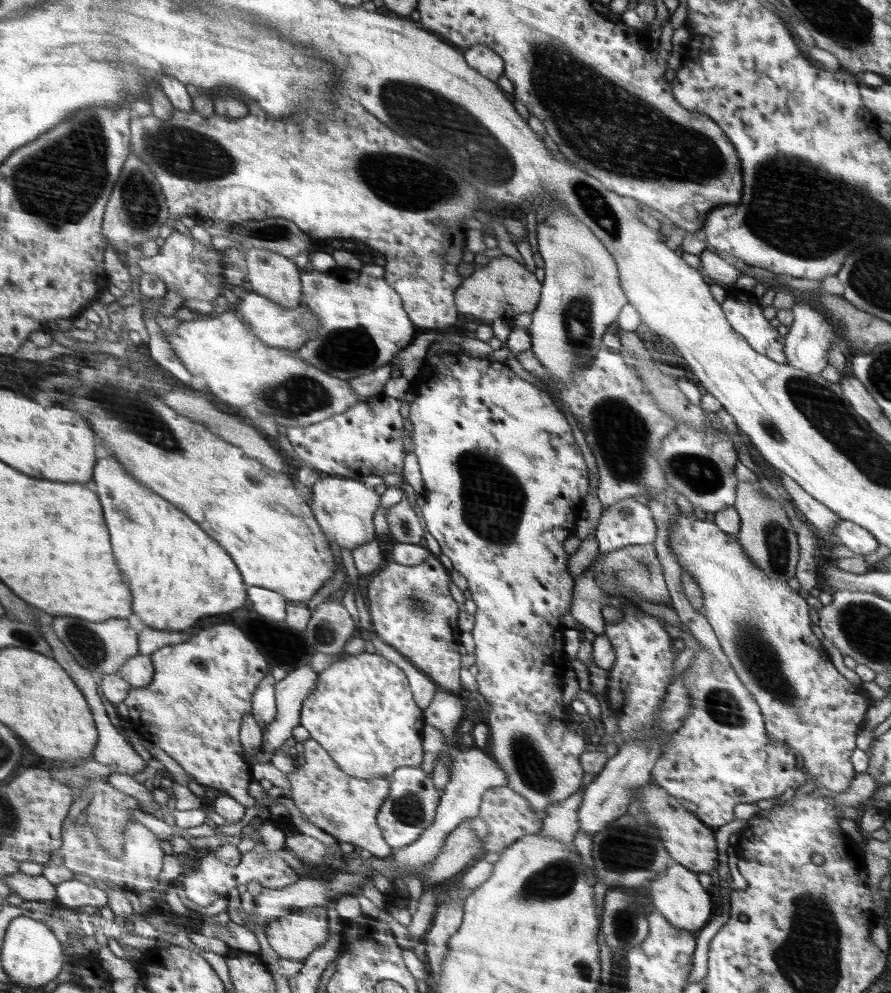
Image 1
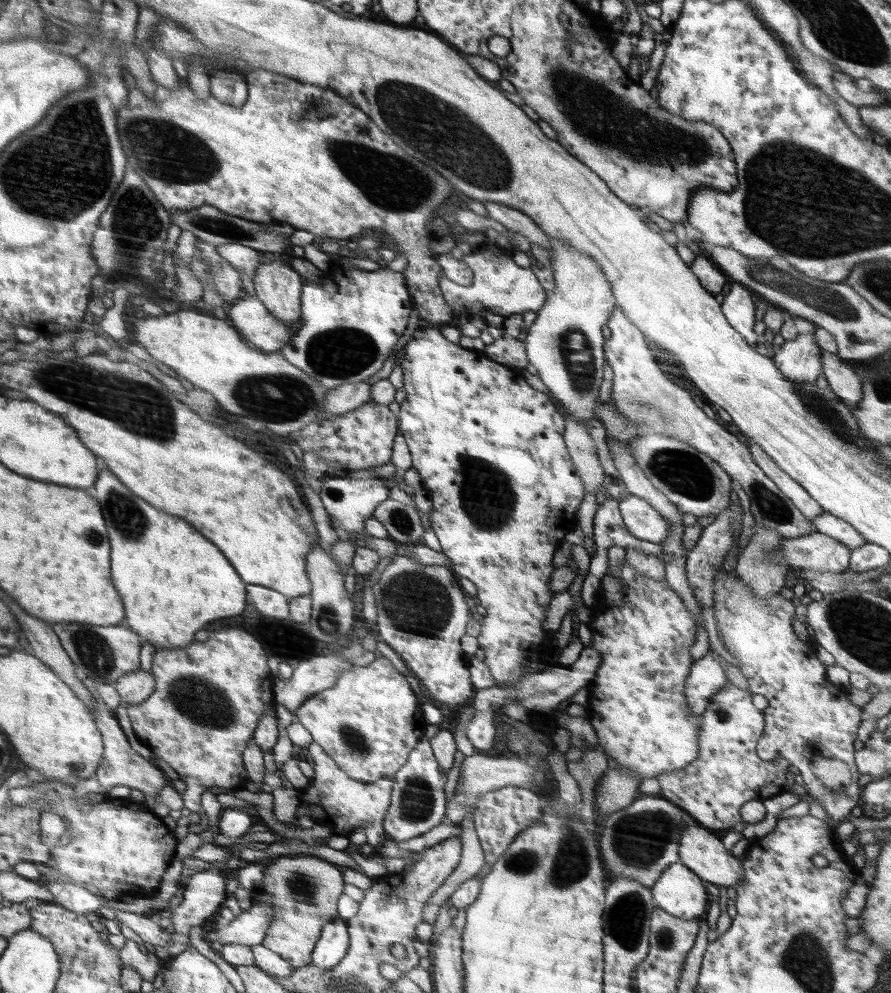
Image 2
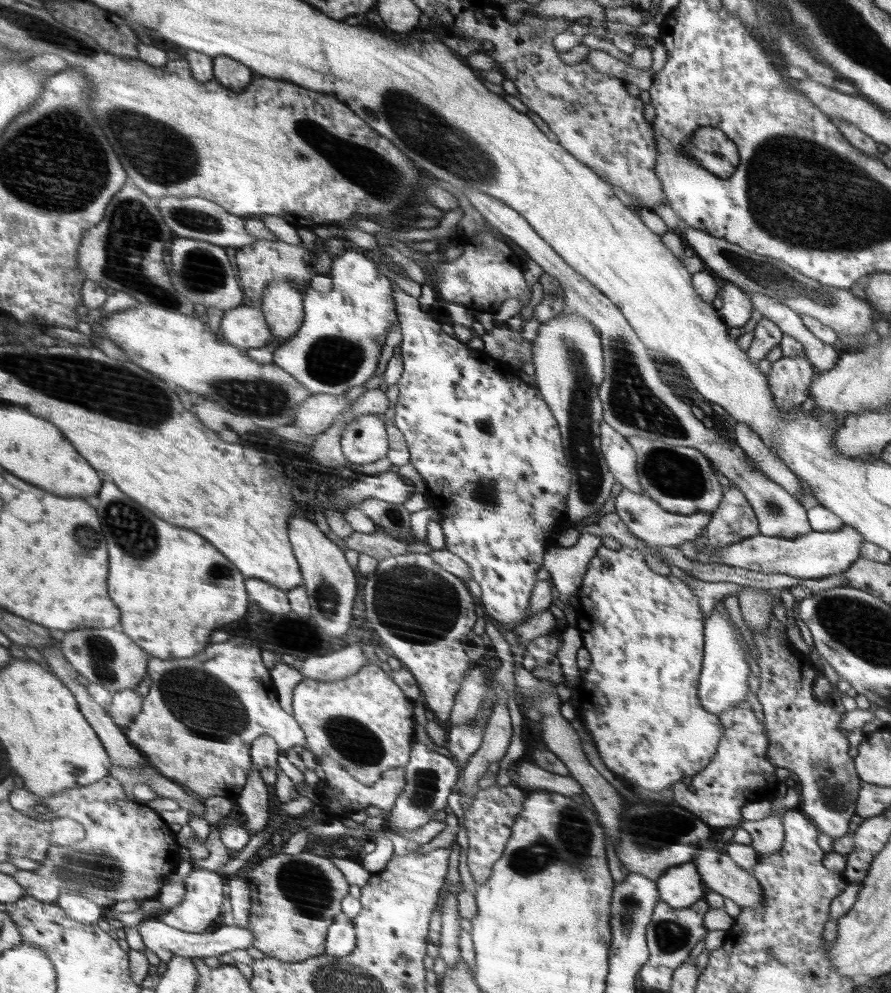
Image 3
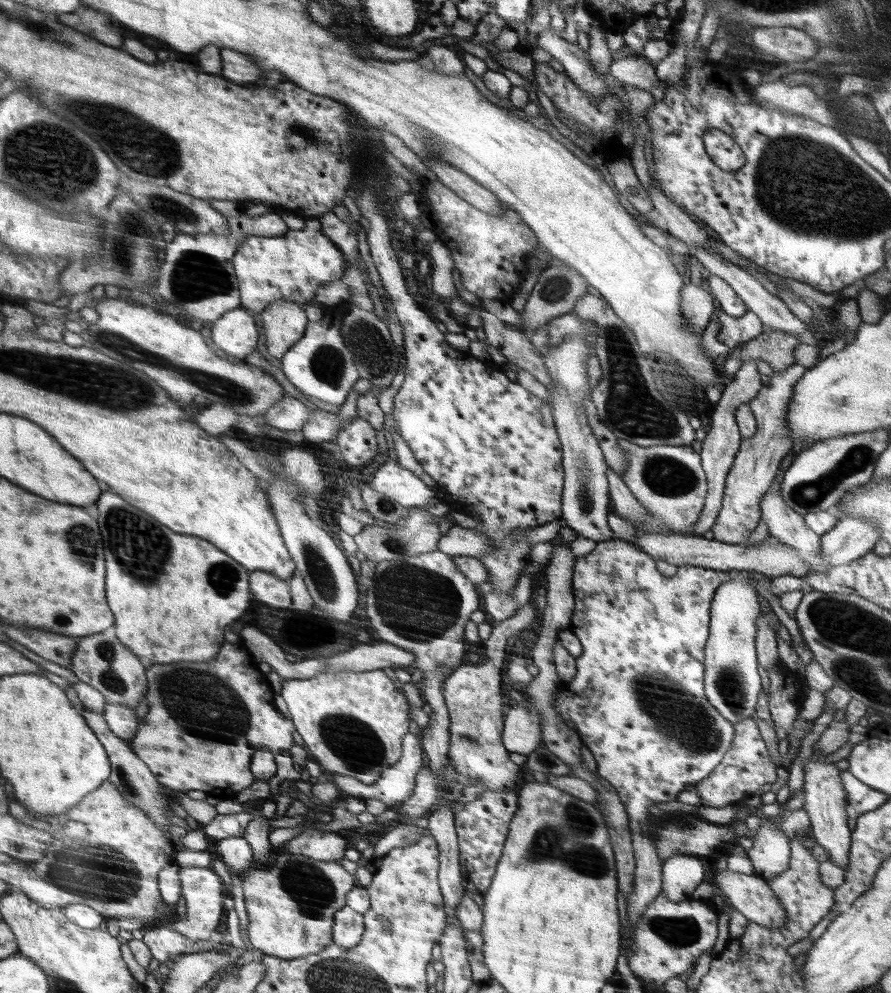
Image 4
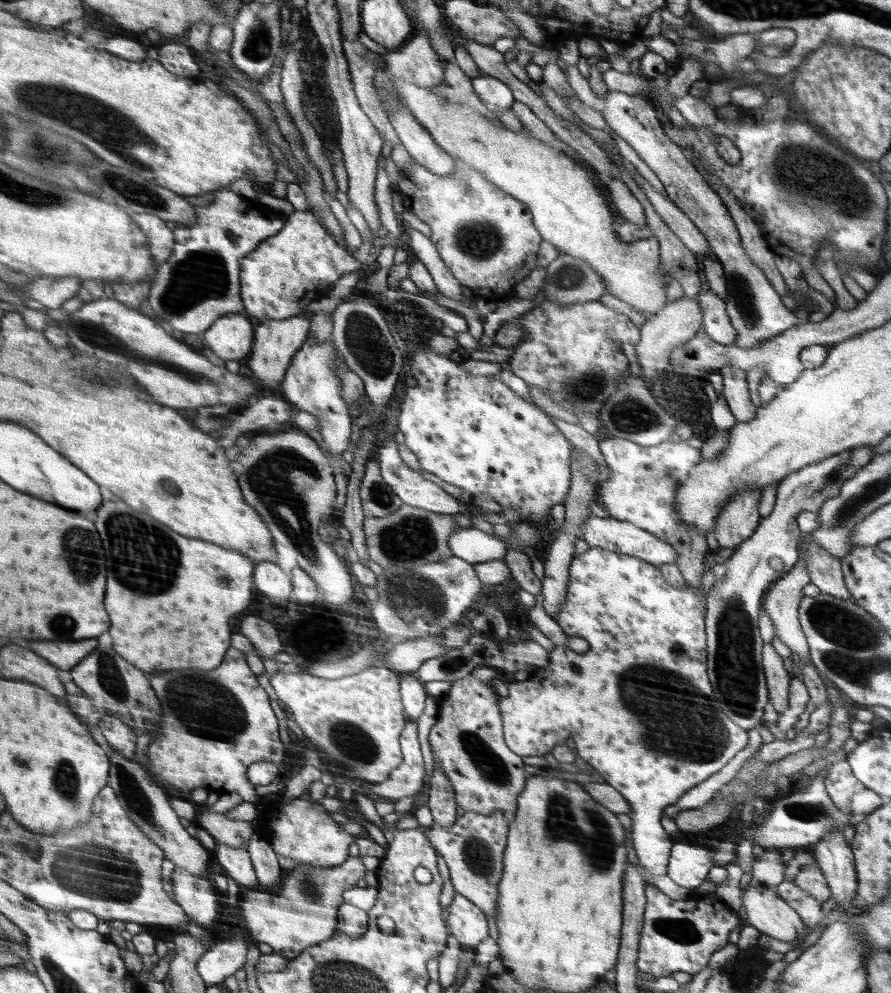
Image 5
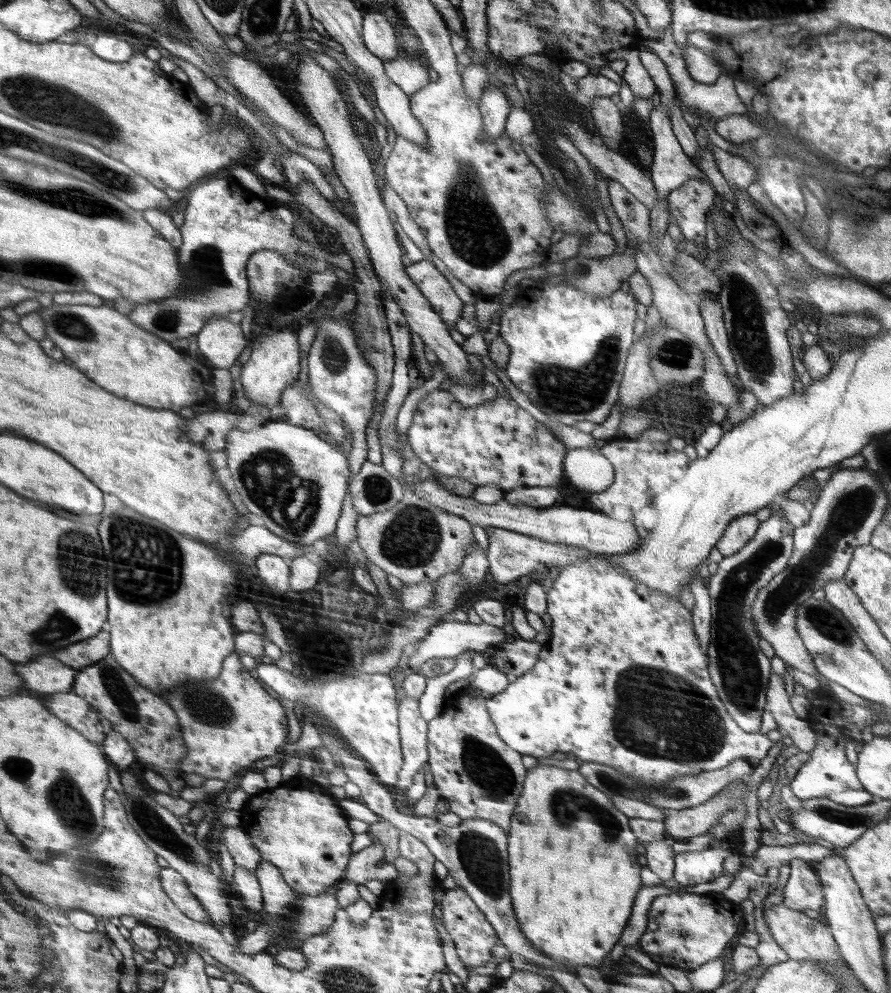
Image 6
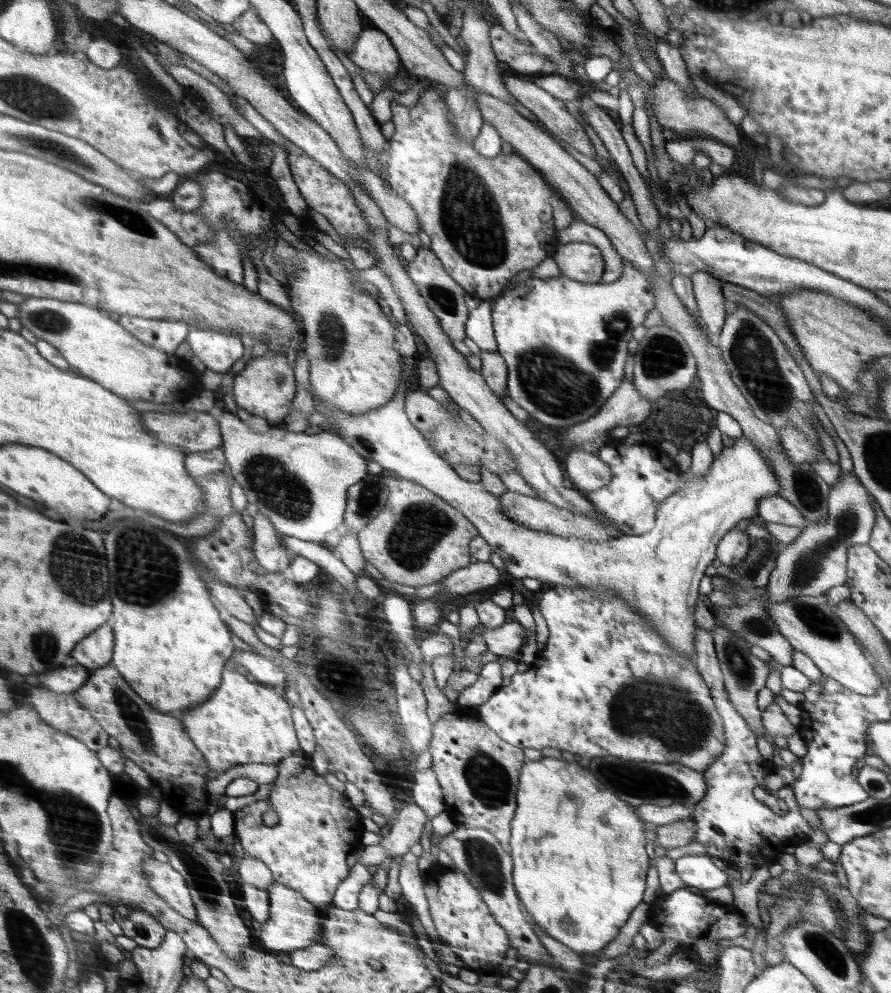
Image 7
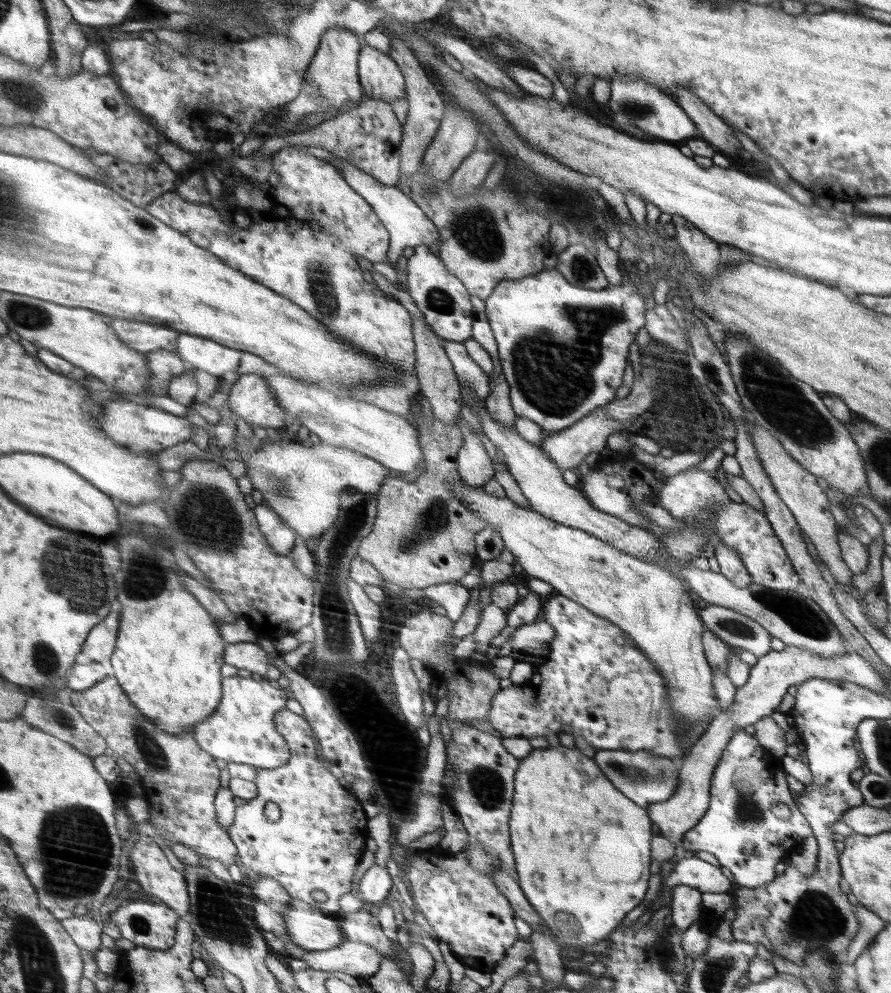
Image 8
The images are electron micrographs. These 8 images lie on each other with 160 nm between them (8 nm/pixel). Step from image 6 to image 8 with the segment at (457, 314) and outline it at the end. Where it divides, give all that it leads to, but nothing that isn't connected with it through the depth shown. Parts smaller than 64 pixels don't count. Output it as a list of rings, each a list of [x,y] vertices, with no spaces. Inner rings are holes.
[[[422,245],[415,248],[414,254],[407,258],[406,264],[409,295],[414,299],[426,322],[433,328],[433,332],[446,341],[463,343],[472,339],[471,330],[476,313],[470,301],[471,293],[445,268],[441,258],[434,256],[428,247]]]

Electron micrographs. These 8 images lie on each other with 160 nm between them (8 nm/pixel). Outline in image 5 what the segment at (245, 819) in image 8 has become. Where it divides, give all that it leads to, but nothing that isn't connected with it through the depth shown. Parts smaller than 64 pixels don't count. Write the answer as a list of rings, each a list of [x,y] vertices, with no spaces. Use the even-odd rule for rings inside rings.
[[[279,794],[278,800],[266,802],[264,815],[259,815],[259,819],[259,835],[272,844],[286,872],[296,869],[298,865],[340,867],[348,859],[348,846],[355,842],[354,836],[344,832],[318,802],[312,802],[310,795],[284,802],[282,794]]]

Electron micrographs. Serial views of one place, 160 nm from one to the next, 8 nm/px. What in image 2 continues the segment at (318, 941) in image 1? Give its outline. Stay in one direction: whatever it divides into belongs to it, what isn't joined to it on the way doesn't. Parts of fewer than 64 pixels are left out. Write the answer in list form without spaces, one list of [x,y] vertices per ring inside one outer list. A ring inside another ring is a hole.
[[[312,855],[281,856],[267,866],[262,882],[253,888],[251,898],[271,896],[273,900],[271,923],[262,946],[275,952],[295,967],[312,962],[313,950],[326,924],[337,918],[337,903],[343,894],[345,882],[338,867]]]

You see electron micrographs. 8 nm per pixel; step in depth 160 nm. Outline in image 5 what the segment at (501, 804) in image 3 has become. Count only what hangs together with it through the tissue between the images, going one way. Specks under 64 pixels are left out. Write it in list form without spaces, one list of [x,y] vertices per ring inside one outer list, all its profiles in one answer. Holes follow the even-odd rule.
[[[497,810],[488,816],[470,811],[458,816],[452,826],[443,827],[436,823],[430,827],[419,826],[448,865],[455,892],[469,897],[490,918],[496,918],[499,911],[498,883],[502,876],[503,855],[507,845],[511,815],[504,810]]]

